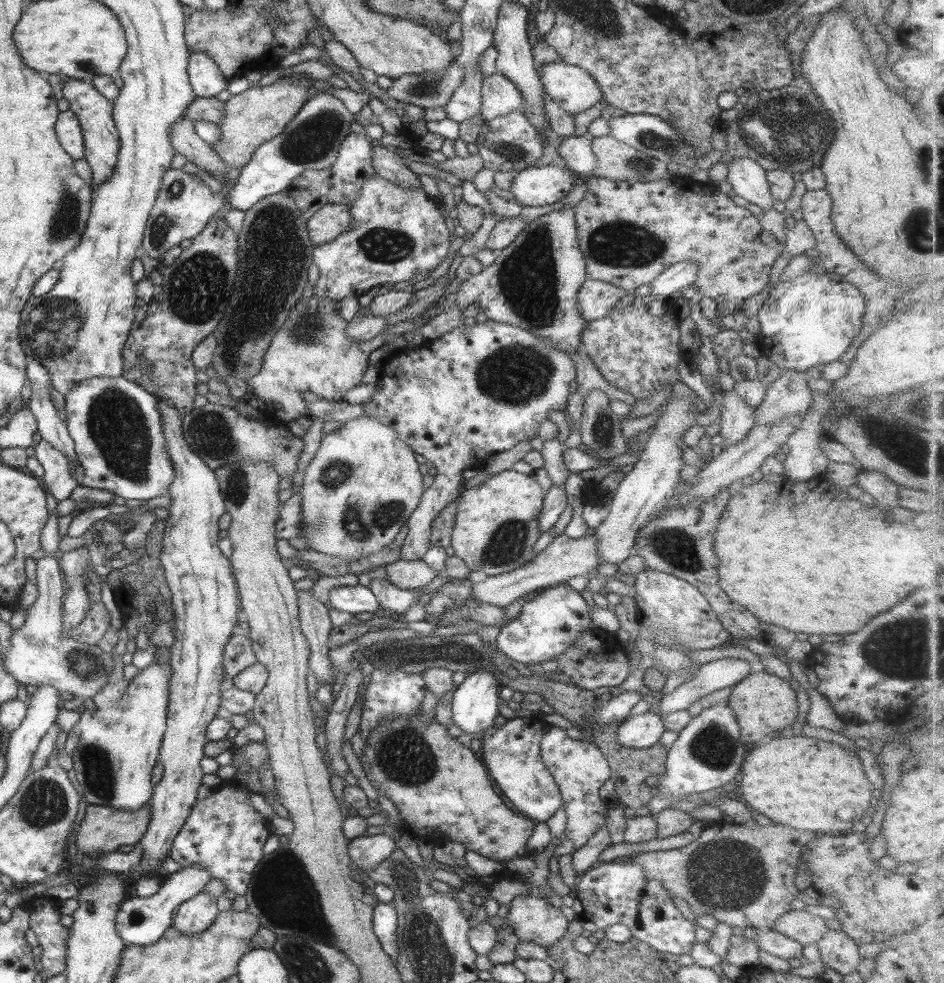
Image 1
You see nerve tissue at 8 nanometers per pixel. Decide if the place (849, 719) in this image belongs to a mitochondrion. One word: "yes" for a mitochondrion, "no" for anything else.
no

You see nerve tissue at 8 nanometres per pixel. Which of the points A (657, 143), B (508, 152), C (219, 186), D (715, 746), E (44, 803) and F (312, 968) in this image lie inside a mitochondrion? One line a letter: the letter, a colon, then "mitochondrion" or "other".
A: mitochondrion
B: mitochondrion
C: other
D: mitochondrion
E: mitochondrion
F: mitochondrion

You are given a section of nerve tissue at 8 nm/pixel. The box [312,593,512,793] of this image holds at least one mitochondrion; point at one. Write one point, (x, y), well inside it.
(404, 755)

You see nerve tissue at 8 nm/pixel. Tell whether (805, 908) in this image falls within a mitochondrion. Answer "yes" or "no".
no

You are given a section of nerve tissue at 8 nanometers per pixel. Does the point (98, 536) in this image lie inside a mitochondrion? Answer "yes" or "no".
yes

